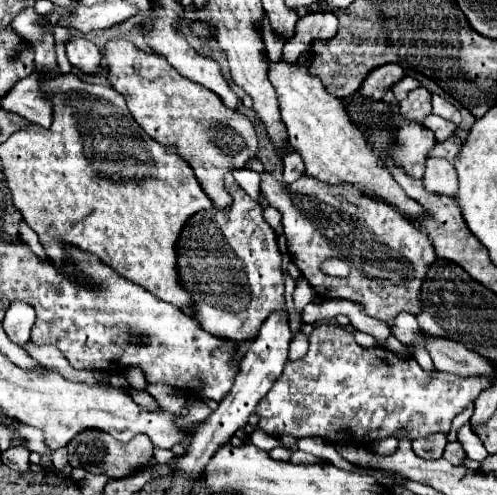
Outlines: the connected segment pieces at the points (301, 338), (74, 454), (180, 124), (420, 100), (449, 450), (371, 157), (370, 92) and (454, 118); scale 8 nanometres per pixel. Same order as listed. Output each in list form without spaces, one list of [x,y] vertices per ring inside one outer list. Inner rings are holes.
[[[297,330],[297,334],[293,336],[293,342],[291,342],[291,348],[289,348],[289,360],[299,360],[307,354],[307,336],[303,334],[303,330]]]
[[[83,430],[69,444],[69,464],[73,468],[83,468],[91,474],[107,474],[109,478],[123,478],[131,474],[131,470],[141,468],[145,462],[153,458],[153,444],[147,434],[137,434],[131,442],[119,442],[109,432],[103,430]]]
[[[117,38],[117,40],[109,40],[105,44],[105,60],[107,60],[107,82],[111,84],[111,88],[115,88],[121,96],[125,96],[127,100],[127,108],[133,114],[135,122],[157,142],[163,144],[173,144],[177,146],[177,152],[191,164],[201,188],[205,190],[205,194],[213,200],[215,206],[229,206],[231,204],[231,196],[227,194],[225,186],[223,186],[223,176],[231,170],[231,168],[243,168],[245,162],[249,158],[255,156],[257,150],[257,134],[253,124],[237,110],[227,110],[227,106],[223,106],[221,98],[183,78],[169,62],[165,56],[159,54],[147,54],[143,50],[139,50],[133,42]]]
[[[423,86],[411,90],[411,94],[399,102],[399,112],[407,122],[423,124],[423,120],[431,114],[431,92]]]
[[[451,442],[451,444],[447,444],[447,446],[445,446],[443,458],[445,458],[445,460],[449,460],[451,464],[459,466],[459,464],[463,462],[463,458],[465,458],[465,452],[463,452],[463,448],[461,448],[461,444],[459,444],[459,442]]]
[[[265,58],[265,62],[267,62],[267,76],[277,92],[281,120],[287,128],[289,136],[287,142],[295,152],[301,154],[309,176],[315,176],[327,184],[339,184],[339,182],[355,184],[361,188],[363,194],[377,196],[383,202],[397,206],[411,220],[425,214],[425,210],[419,204],[407,198],[407,194],[393,180],[383,162],[375,158],[375,154],[371,154],[361,132],[347,118],[343,102],[327,94],[317,76],[311,78],[309,70],[299,62],[287,62],[287,60],[271,62],[269,58]]]
[[[383,64],[383,66],[375,68],[375,70],[365,78],[365,82],[361,84],[359,92],[361,92],[363,96],[373,98],[373,100],[381,100],[383,94],[387,94],[387,90],[389,90],[395,82],[399,82],[401,78],[405,78],[405,74],[407,74],[407,70],[405,70],[403,66],[399,66],[399,64]]]
[[[433,94],[433,114],[441,116],[441,118],[447,118],[447,120],[451,120],[455,124],[461,122],[459,110],[449,100],[445,100],[443,96],[437,96],[437,94]]]

